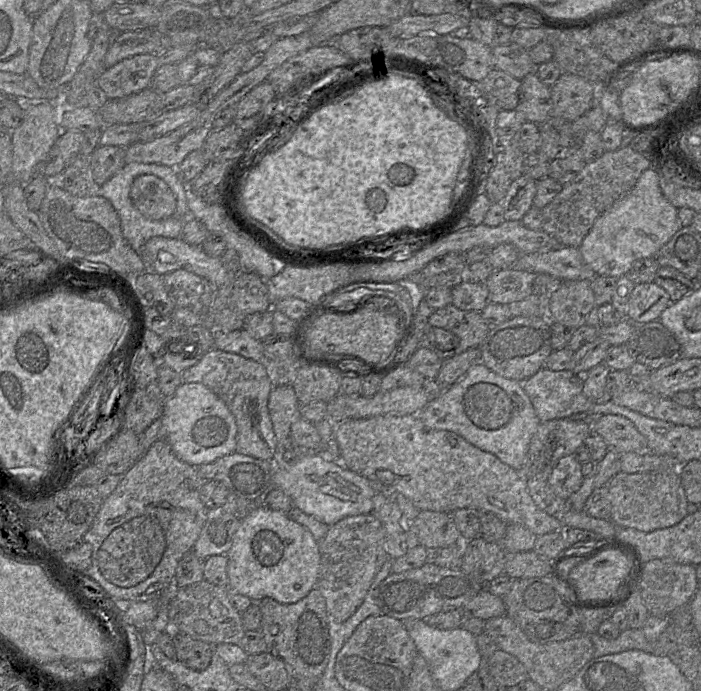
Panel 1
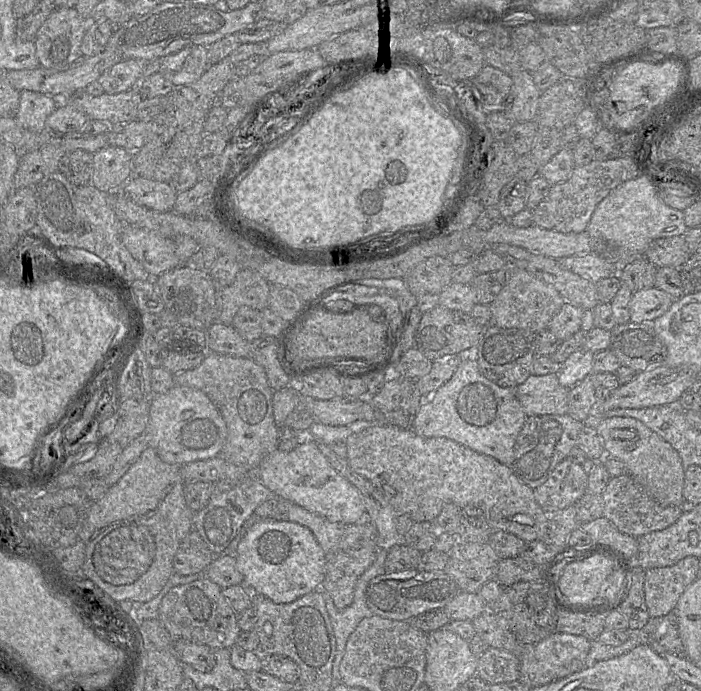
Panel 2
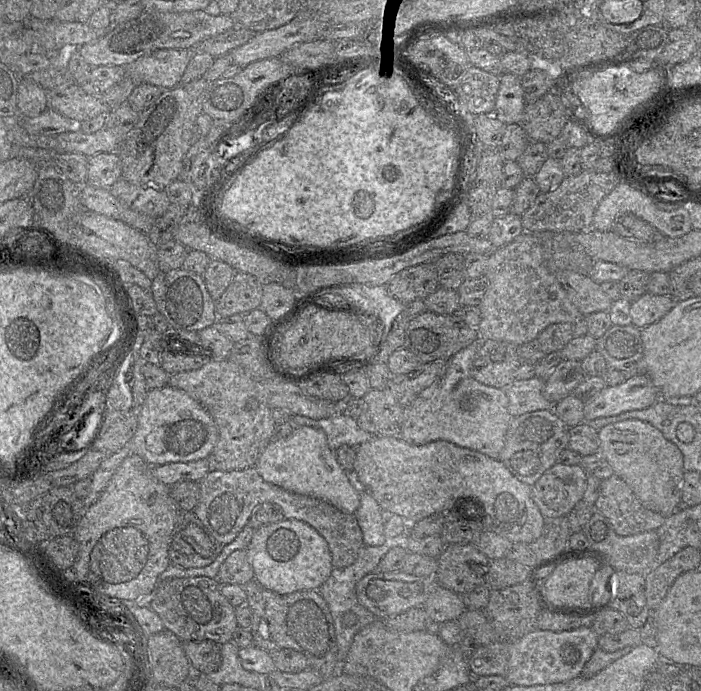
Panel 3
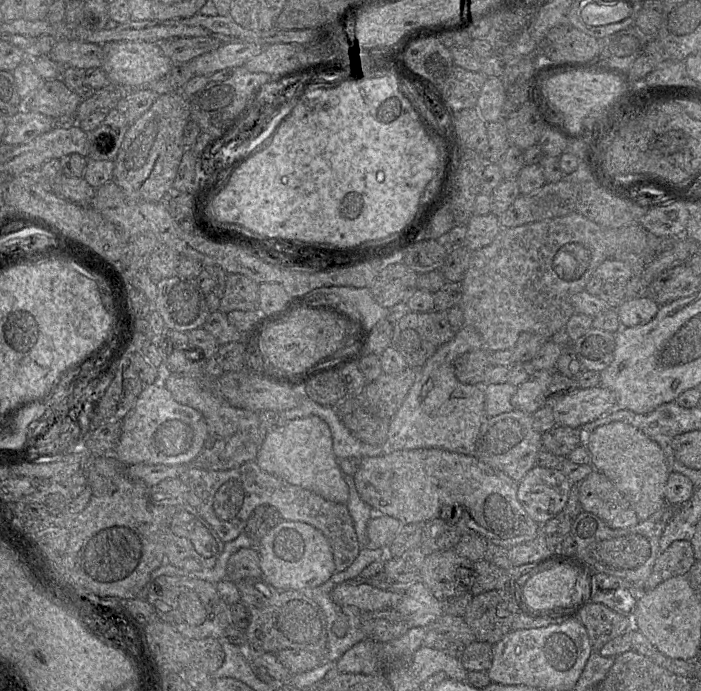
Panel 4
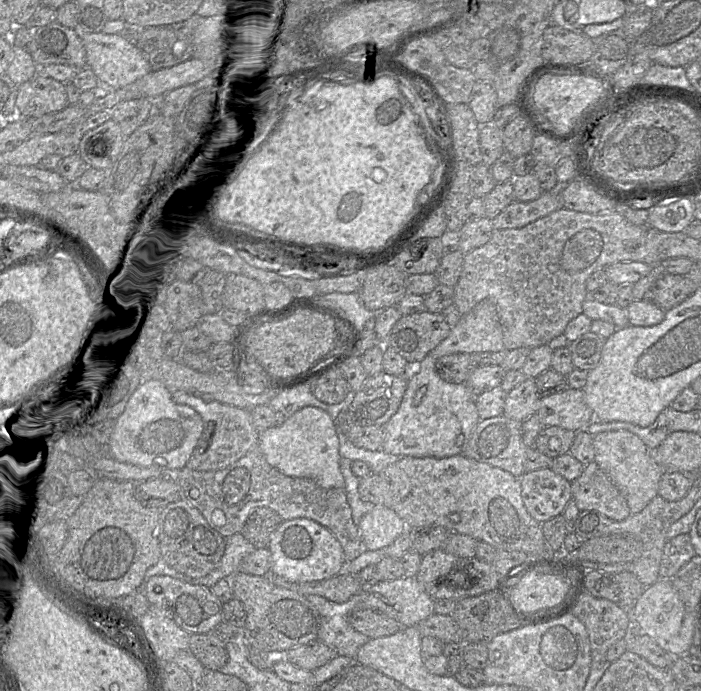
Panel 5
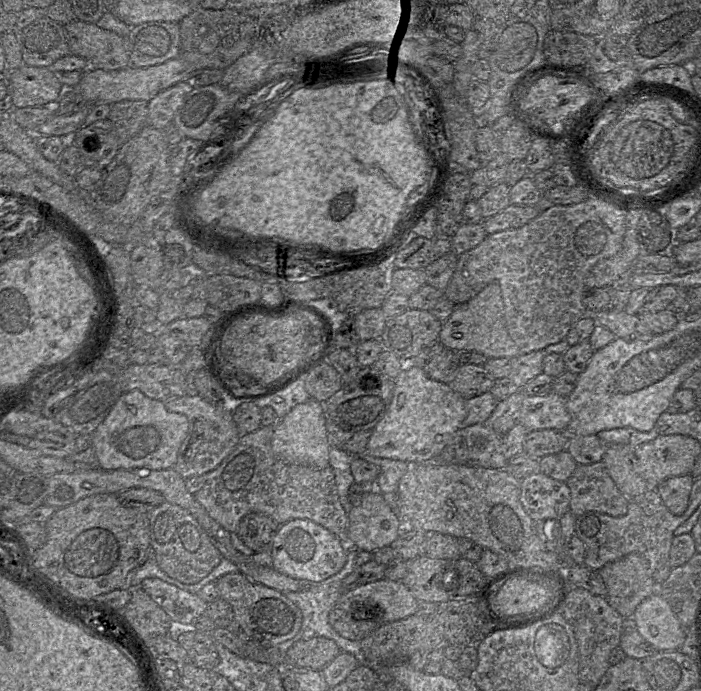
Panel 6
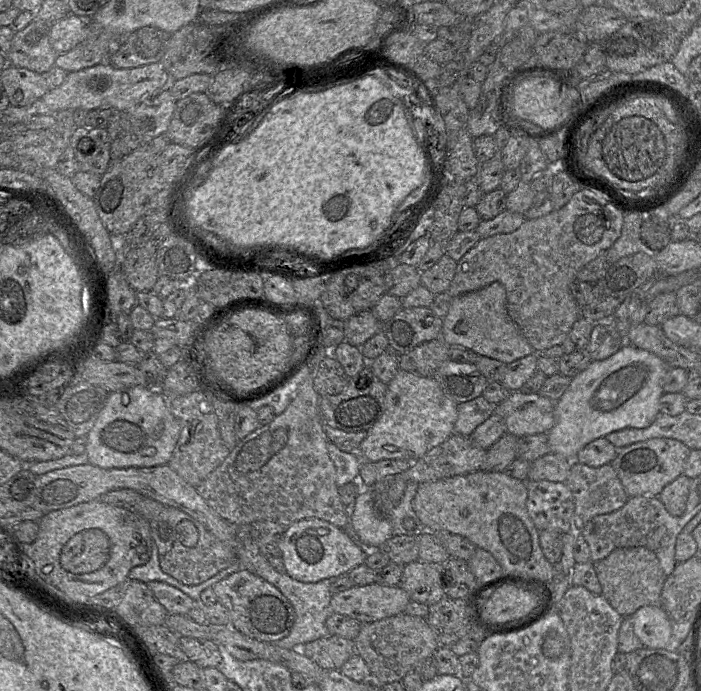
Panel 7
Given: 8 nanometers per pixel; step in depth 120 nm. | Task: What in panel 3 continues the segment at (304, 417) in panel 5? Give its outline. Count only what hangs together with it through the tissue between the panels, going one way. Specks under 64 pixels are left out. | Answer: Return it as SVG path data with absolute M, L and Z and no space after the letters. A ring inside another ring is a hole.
M295 427L290 436L273 439L258 458L255 468L267 483L296 494L317 497L346 514L355 514L360 506L359 486L338 464L325 432L319 428Z

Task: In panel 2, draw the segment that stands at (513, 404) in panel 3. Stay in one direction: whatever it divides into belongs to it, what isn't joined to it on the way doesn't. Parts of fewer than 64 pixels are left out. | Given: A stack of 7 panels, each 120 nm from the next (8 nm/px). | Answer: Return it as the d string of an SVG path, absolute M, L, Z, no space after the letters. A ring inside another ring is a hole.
M557 373L530 375L515 392L527 417L567 414L569 389L560 385Z

